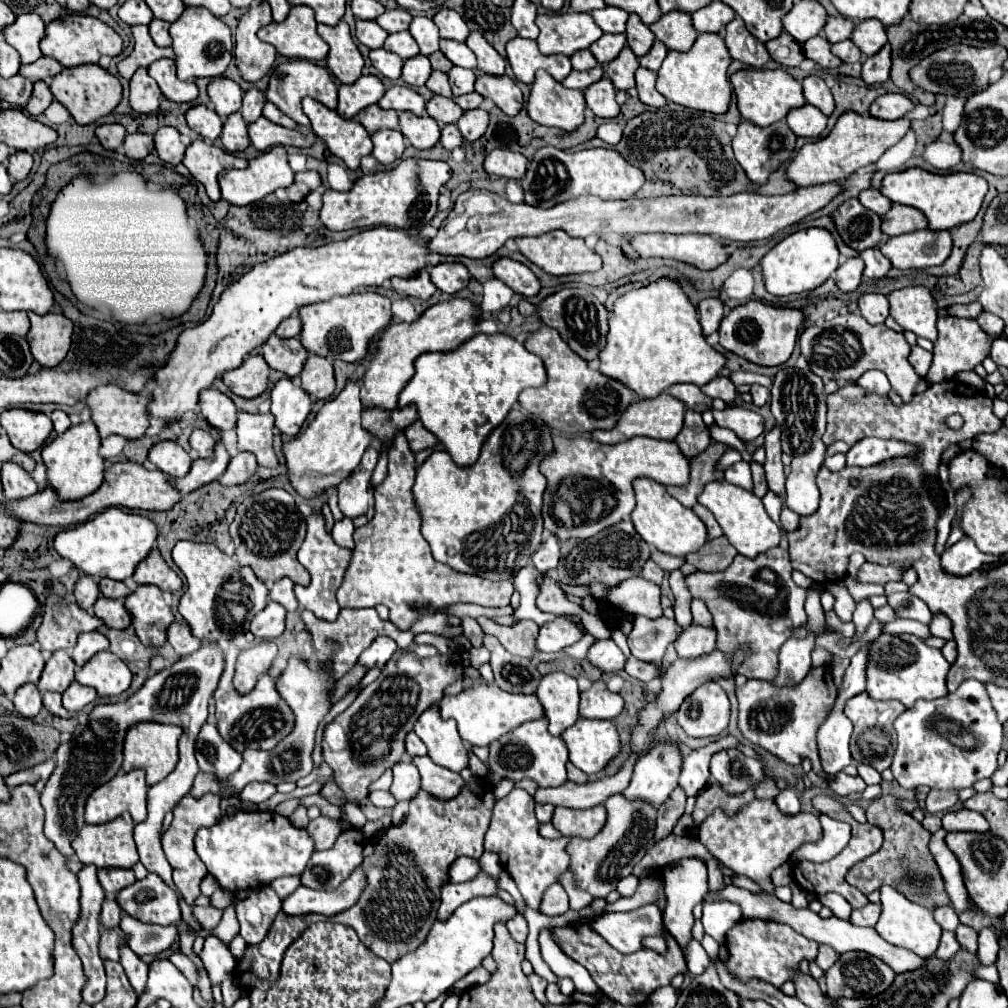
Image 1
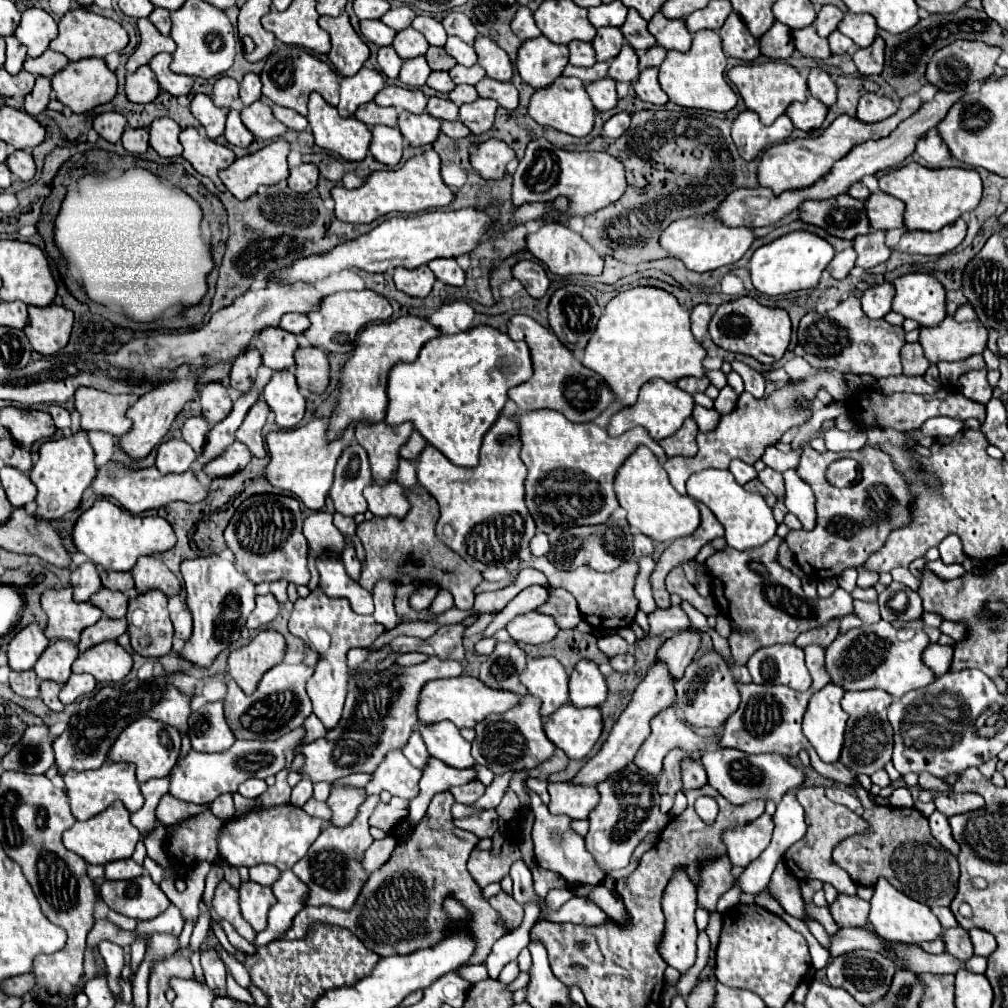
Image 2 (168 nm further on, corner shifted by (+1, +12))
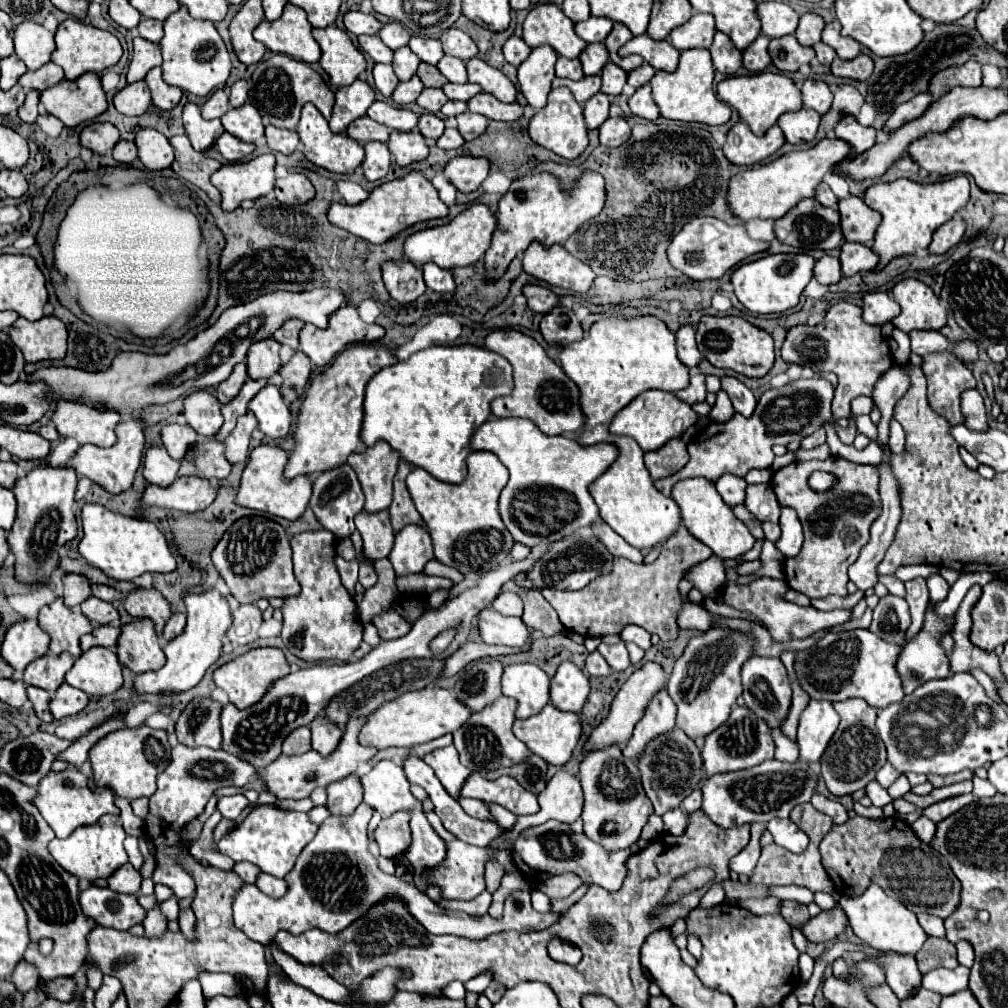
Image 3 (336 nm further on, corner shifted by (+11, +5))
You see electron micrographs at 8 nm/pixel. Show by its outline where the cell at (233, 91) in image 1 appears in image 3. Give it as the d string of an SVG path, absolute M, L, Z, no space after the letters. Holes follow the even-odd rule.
M216 90L202 106L202 116L206 120L212 120L212 118L222 118L226 112L230 110L230 104L228 104L228 94L224 90Z

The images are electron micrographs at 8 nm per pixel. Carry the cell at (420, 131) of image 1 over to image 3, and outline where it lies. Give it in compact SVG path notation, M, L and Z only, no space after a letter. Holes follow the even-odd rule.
M392 130L390 140L388 140L388 150L394 154L396 164L400 164L400 166L420 162L428 156L426 140L418 130L412 130L412 132Z

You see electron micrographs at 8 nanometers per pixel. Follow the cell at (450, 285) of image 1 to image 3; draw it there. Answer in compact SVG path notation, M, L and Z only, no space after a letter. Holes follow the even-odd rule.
M424 264L422 272L426 286L434 292L454 292L454 278L450 270L436 268L436 264Z

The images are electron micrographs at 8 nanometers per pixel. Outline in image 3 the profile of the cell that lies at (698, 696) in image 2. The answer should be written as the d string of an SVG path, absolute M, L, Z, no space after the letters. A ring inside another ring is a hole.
M710 628L708 632L694 636L688 642L684 654L676 660L666 686L678 708L676 726L684 730L690 738L706 736L722 726L730 716L736 698L742 694L740 668L750 656L752 640L740 632Z

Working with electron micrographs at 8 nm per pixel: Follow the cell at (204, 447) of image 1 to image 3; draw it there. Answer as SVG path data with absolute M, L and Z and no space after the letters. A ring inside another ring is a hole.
M168 424L162 428L162 442L172 458L182 460L184 452L196 442L196 432L188 424Z

